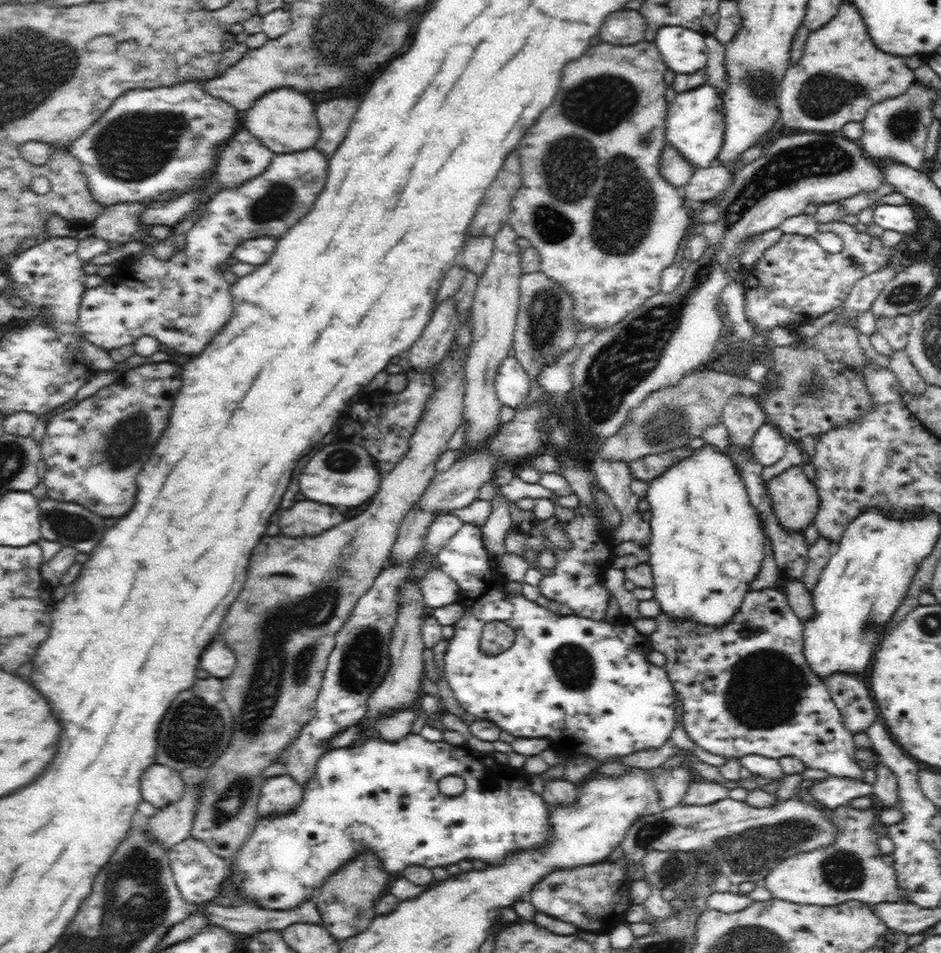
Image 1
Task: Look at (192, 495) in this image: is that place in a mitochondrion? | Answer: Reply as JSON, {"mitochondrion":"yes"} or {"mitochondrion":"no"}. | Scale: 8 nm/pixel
{"mitochondrion":"no"}

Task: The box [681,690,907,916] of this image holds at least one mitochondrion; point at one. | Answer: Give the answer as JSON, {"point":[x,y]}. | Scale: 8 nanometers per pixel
{"point":[749,852]}

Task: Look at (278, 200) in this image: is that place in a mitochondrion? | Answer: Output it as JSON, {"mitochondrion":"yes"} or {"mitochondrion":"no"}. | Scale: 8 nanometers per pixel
{"mitochondrion":"yes"}

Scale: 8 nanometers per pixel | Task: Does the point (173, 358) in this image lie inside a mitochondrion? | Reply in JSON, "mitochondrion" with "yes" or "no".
{"mitochondrion":"no"}

